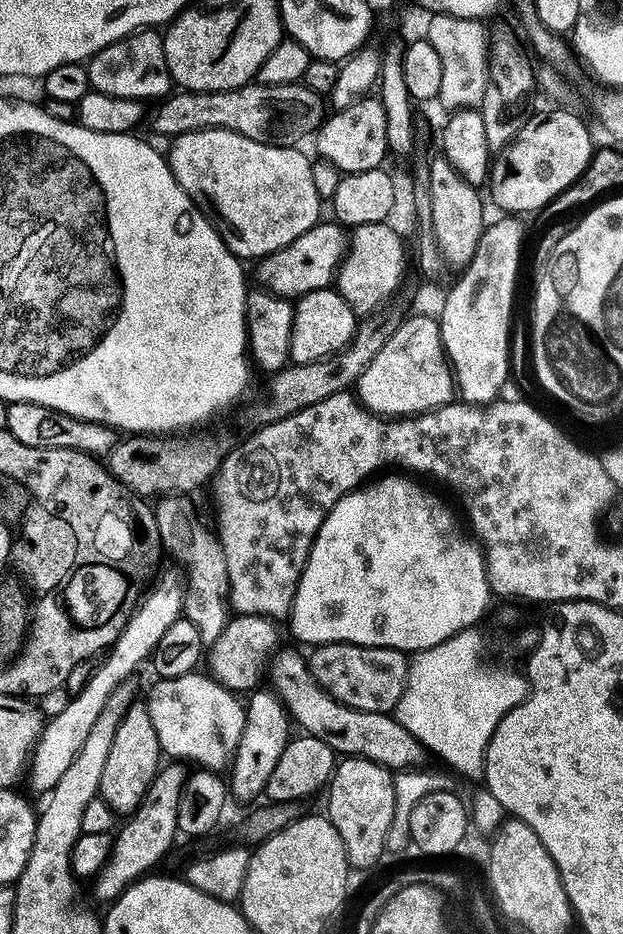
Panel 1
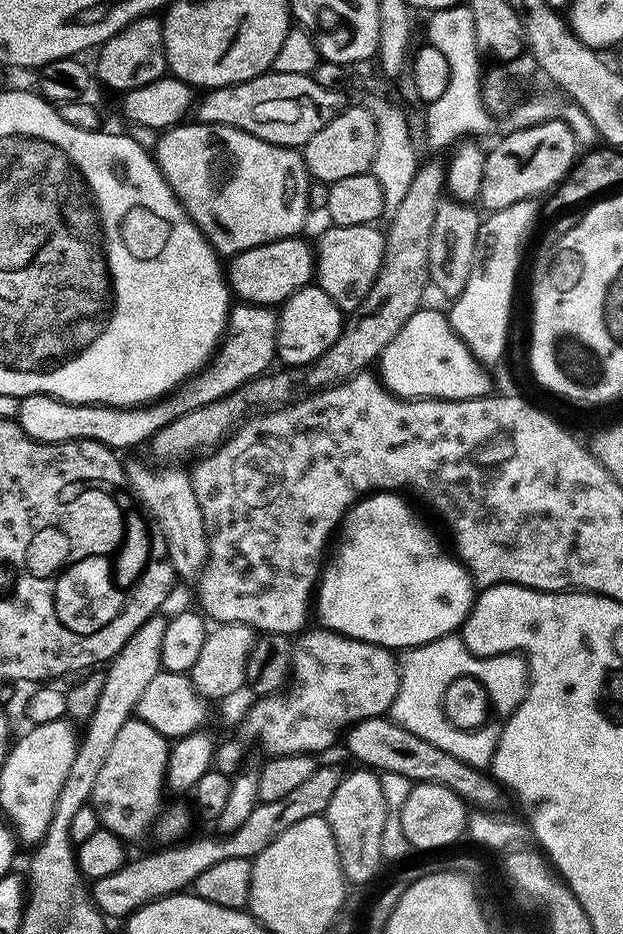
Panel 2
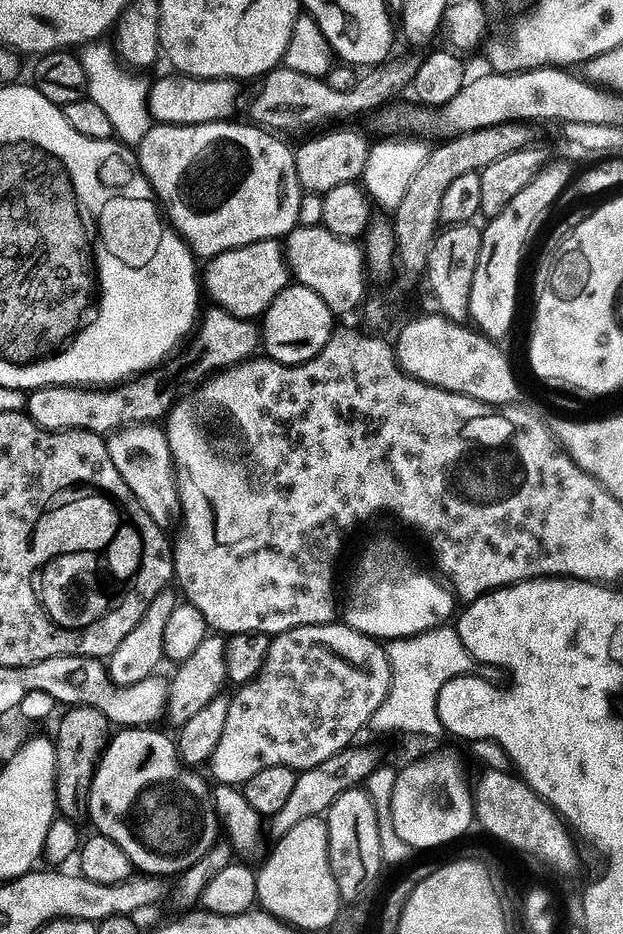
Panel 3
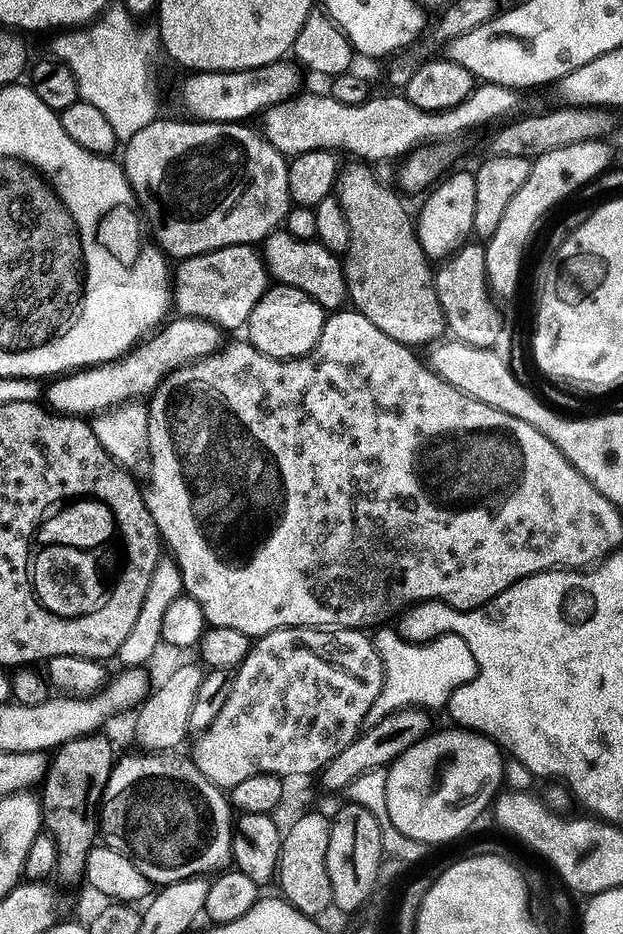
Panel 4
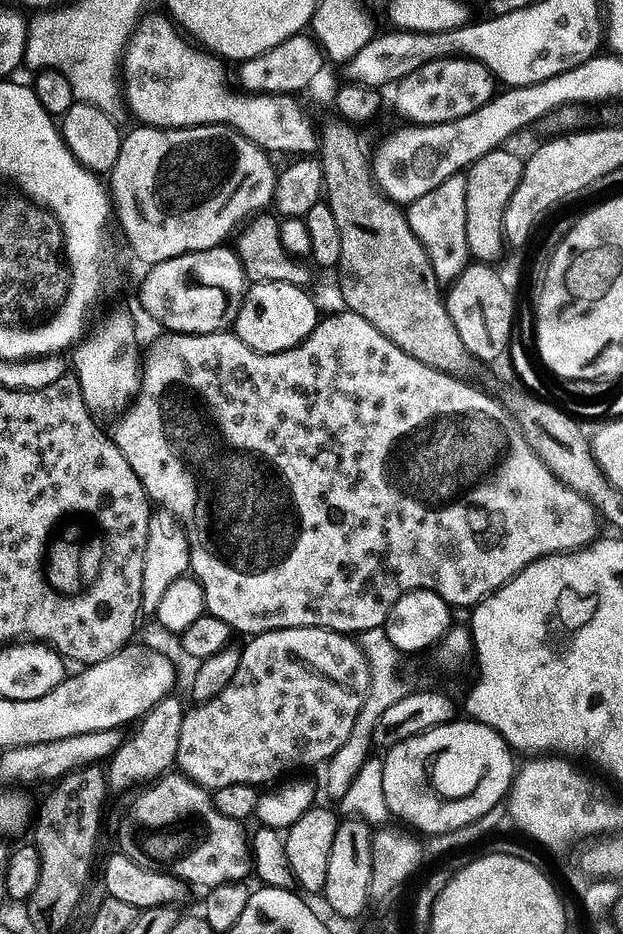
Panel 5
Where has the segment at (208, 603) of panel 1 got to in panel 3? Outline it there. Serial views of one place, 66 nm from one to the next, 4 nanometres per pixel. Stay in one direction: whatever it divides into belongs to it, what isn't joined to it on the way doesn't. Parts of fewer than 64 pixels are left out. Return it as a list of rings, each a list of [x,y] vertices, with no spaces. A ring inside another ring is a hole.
[[[137,424],[120,429],[107,437],[110,458],[118,466],[118,474],[130,486],[141,506],[161,526],[168,526],[172,519],[177,519],[181,511],[180,490],[176,479],[176,469],[172,459],[172,447],[168,444],[165,429],[151,424]]]

